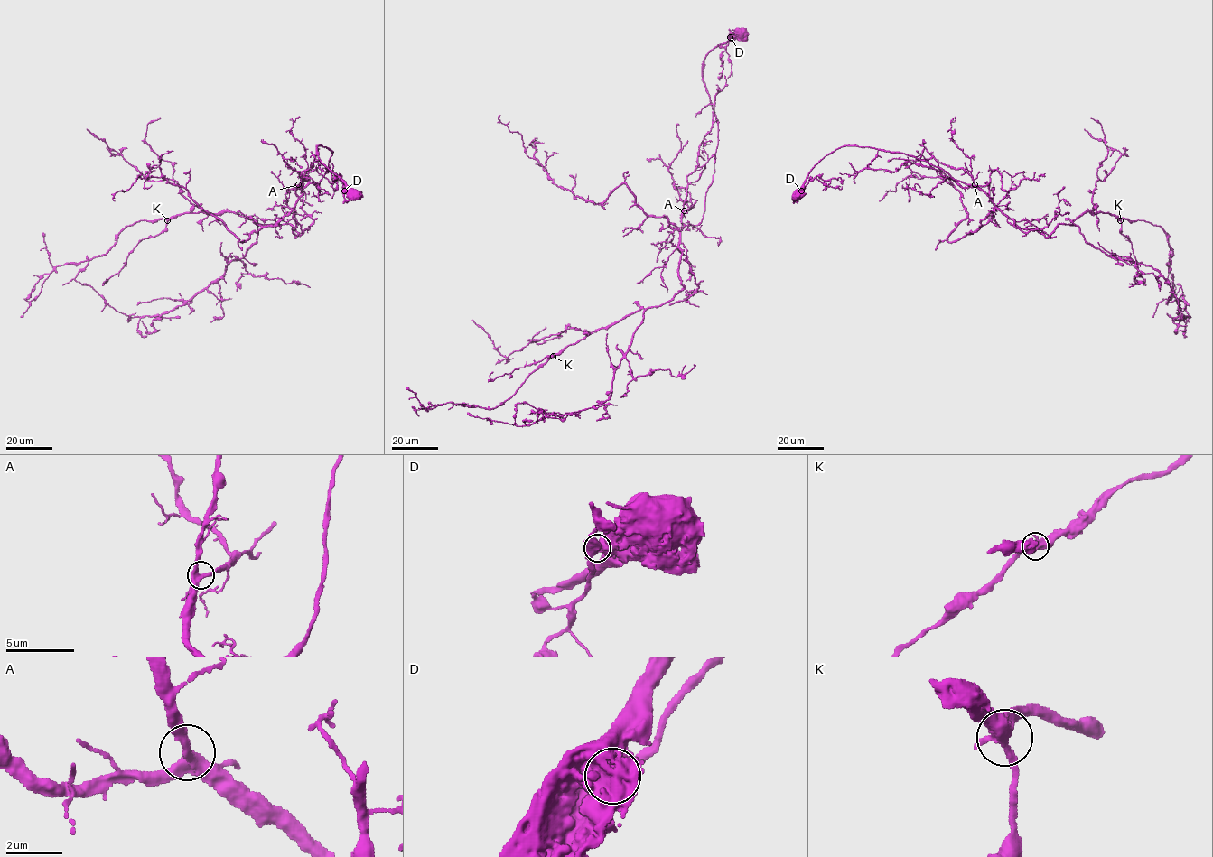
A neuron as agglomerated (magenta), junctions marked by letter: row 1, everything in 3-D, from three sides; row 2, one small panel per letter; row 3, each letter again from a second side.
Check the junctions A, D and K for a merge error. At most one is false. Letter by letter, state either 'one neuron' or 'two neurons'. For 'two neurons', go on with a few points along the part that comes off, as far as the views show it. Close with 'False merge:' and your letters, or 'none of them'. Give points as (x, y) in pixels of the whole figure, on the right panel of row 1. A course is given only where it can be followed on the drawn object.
A: one neuron
D: two neurons | (801, 190), (817, 176), (824, 180), (839, 177), (842, 184)
K: one neuron
False merge: D

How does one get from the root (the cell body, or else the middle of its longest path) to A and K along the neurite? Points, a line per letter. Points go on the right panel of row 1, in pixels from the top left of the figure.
A: (798, 194), (810, 170), (825, 155), (845, 145), (914, 155), (966, 184), (989, 183), (989, 196), (975, 184)
K: (798, 194), (825, 155), (858, 145), (989, 183), (997, 207), (1045, 237), (1083, 212), (1120, 220)

